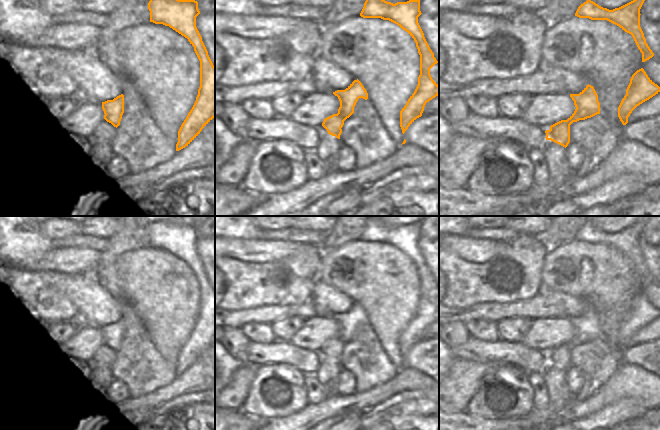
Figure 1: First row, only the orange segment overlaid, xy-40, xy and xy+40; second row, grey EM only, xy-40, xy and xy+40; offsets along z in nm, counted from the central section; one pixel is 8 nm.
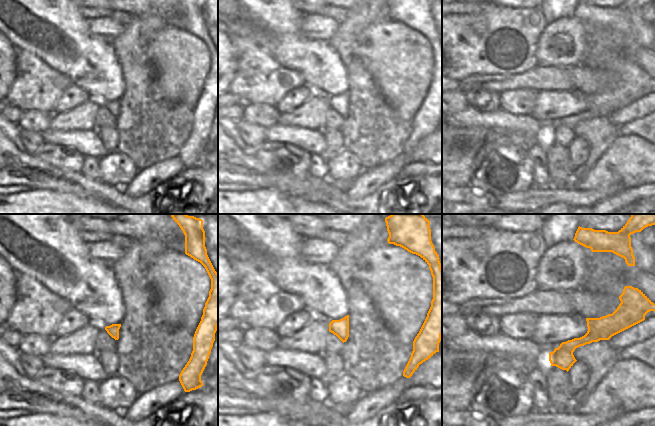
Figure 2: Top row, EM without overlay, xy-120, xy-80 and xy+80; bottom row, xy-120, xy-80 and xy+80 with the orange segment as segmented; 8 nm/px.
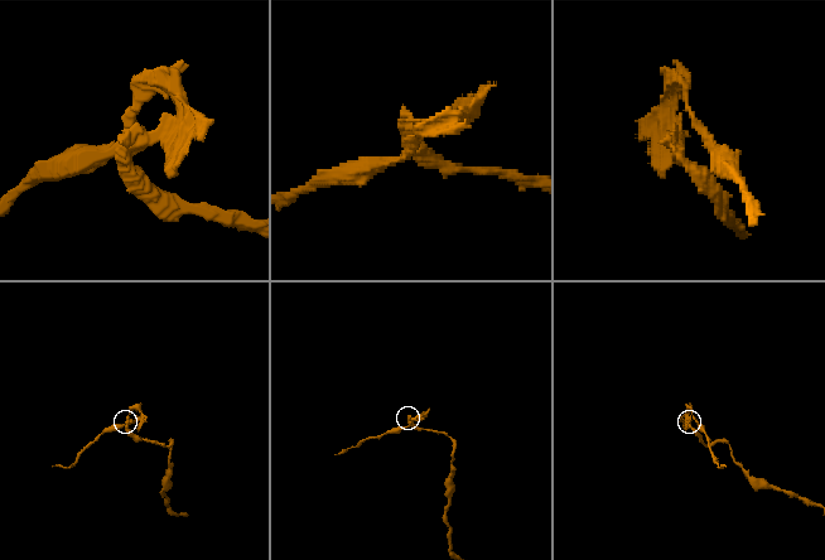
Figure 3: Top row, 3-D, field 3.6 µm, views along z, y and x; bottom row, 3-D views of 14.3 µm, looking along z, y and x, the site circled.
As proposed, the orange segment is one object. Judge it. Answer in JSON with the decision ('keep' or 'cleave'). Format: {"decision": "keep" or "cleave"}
{"decision": "cleave"}

